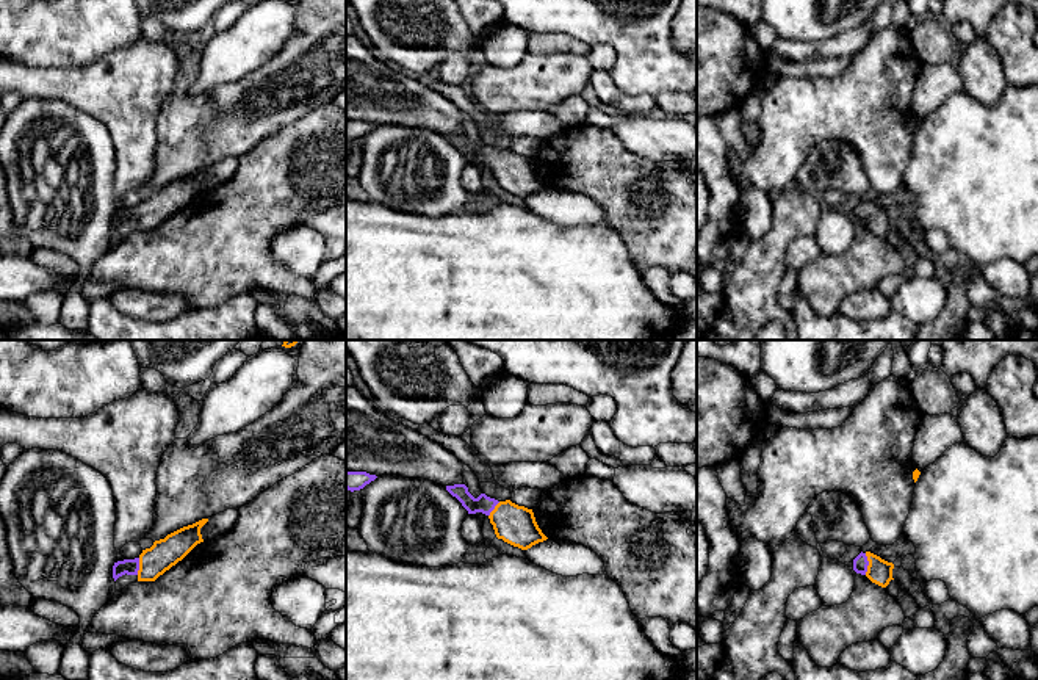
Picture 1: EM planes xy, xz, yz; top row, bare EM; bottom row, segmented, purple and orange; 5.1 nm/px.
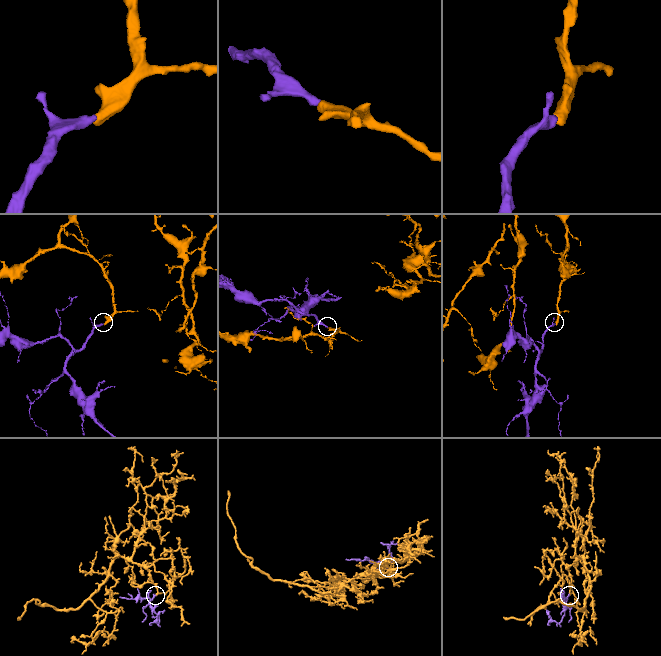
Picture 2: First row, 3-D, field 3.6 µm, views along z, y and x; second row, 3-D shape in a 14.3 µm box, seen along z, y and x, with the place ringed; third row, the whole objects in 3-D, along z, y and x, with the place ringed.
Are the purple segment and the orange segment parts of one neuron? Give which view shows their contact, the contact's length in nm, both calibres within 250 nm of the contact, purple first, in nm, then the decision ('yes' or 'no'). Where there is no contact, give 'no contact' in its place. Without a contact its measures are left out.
yz | 110 nm | 80/130 nm | yes

